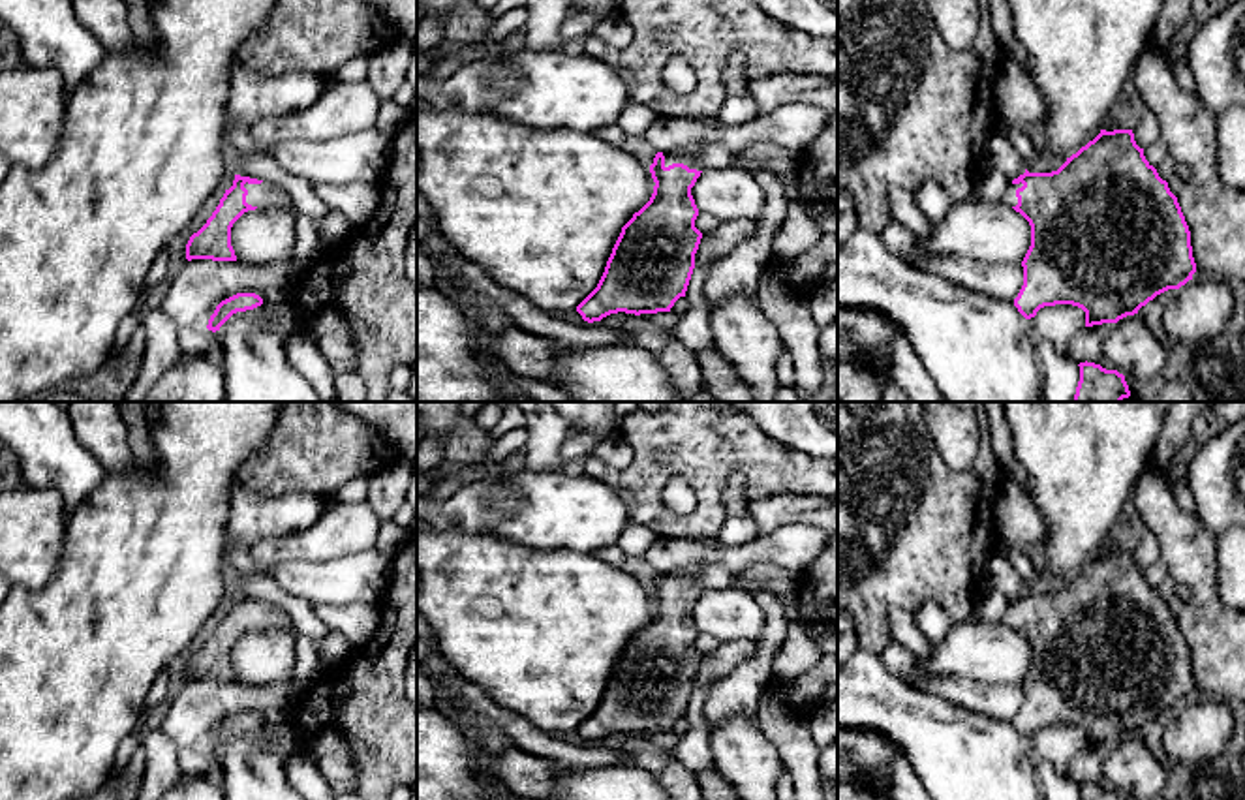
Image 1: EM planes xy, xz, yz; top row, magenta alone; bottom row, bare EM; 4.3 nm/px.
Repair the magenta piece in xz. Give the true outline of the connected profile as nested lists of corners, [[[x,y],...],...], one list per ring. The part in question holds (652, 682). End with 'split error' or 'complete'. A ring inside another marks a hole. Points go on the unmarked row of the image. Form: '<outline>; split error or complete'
[[[697,563],[655,575],[650,586],[653,614],[622,648],[597,708],[576,727],[584,742],[618,732],[670,732],[685,717],[702,659],[691,616],[702,593],[697,582],[702,567]]]; split error

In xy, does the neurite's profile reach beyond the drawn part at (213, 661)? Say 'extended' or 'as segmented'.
extended

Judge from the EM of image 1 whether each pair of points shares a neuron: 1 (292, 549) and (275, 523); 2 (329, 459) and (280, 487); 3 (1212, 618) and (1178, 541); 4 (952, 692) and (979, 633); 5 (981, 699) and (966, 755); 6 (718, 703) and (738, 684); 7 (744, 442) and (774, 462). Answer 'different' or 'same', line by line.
1: different
2: same
3: same
4: different
5: different
6: same
7: same

